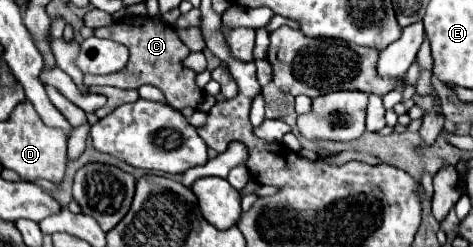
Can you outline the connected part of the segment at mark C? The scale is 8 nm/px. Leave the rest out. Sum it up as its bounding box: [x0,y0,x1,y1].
[85,16,203,110]

